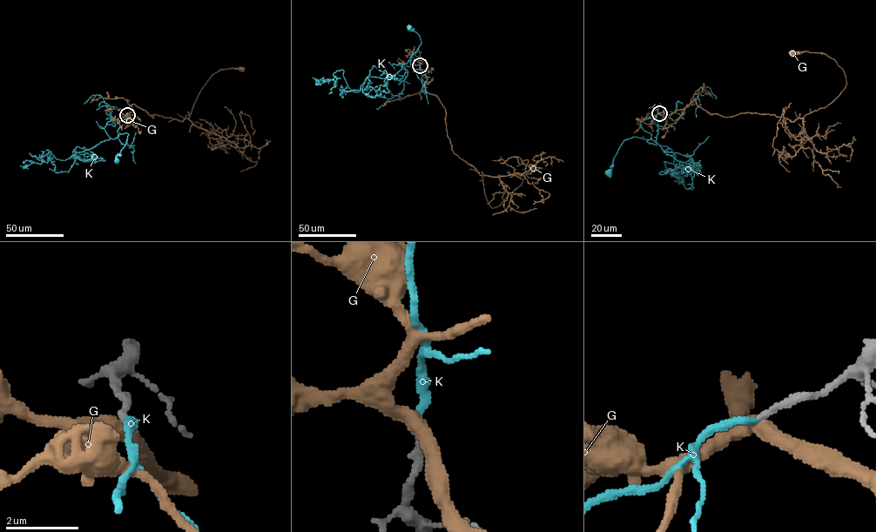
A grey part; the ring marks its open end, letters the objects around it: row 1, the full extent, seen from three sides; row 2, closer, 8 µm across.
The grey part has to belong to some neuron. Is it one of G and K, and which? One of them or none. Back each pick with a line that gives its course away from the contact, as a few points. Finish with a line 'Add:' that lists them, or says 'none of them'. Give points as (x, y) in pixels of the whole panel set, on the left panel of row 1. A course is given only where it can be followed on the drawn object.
K: Its course: (127, 115), (119, 121), (117, 131), (119, 135), (129, 134), (117, 160)
Add: K

